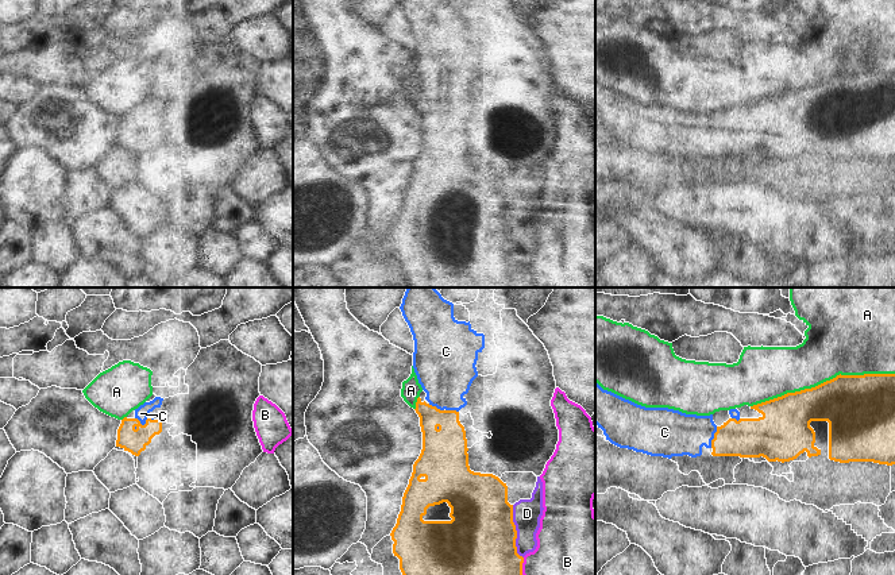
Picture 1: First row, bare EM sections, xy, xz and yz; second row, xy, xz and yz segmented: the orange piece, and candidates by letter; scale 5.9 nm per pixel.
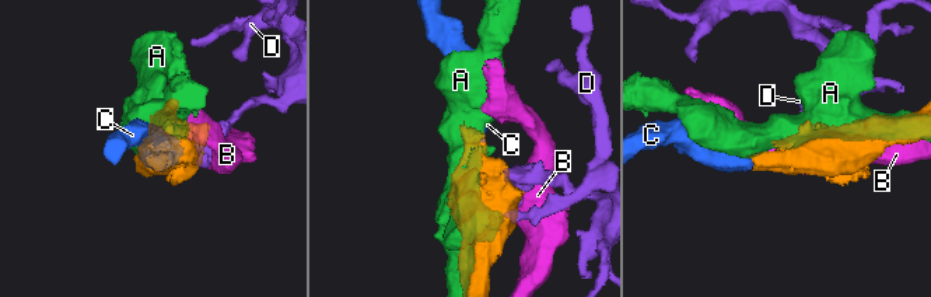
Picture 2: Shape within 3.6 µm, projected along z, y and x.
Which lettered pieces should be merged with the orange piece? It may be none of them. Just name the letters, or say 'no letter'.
C

